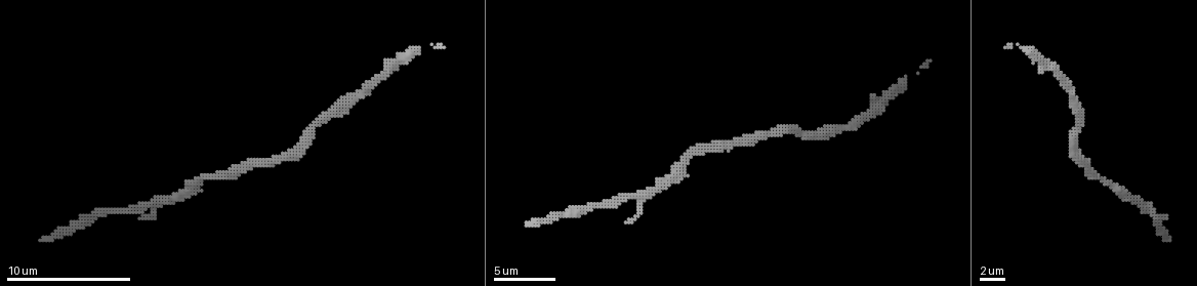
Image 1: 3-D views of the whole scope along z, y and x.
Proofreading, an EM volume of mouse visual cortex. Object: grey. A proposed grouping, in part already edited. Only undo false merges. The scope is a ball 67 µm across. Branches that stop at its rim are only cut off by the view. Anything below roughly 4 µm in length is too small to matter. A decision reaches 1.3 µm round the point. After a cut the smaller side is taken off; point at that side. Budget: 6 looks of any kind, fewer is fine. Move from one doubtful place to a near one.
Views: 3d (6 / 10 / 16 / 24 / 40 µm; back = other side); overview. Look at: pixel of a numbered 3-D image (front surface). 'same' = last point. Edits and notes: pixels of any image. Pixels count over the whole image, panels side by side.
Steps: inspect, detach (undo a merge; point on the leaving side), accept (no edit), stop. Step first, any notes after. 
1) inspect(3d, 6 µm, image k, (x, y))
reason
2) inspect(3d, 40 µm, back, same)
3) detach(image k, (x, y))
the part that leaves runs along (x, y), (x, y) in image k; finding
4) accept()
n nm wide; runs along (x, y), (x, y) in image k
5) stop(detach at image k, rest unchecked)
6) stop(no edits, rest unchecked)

inspect(3d, 10 µm, image 1, (669, 179))
narrows sharply

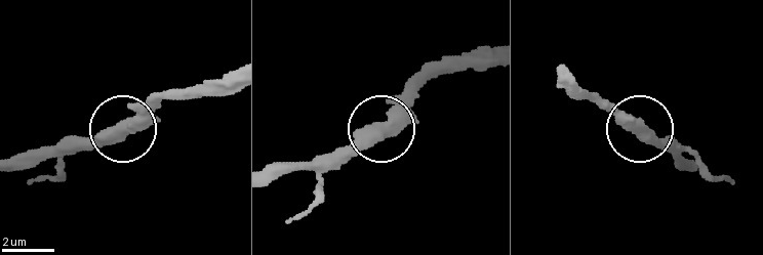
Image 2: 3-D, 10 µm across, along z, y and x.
inspect(3d, 10 µm, back, image 2, (377, 125))
from behind

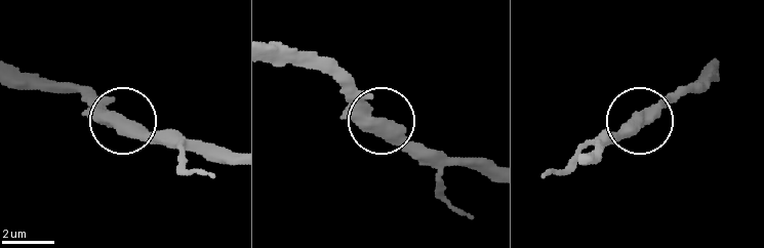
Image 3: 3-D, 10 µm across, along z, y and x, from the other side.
accept()
runs along (13, 67), (80, 87), (119, 118), (170, 139) in image 3; continuous, no second neuron

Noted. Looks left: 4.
inspect(3d, 10 µm, image 1, (743, 139))

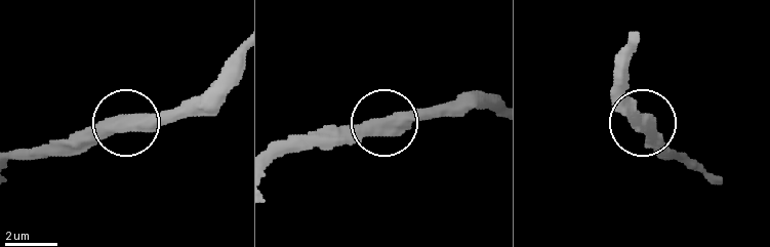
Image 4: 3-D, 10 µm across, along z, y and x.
accept()
520 nm wide; runs along (386, 125), (462, 114) in image 4; one neuron here

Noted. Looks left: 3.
inspect(3d, 6 µm, image 1, (414, 50))
thick turns thin

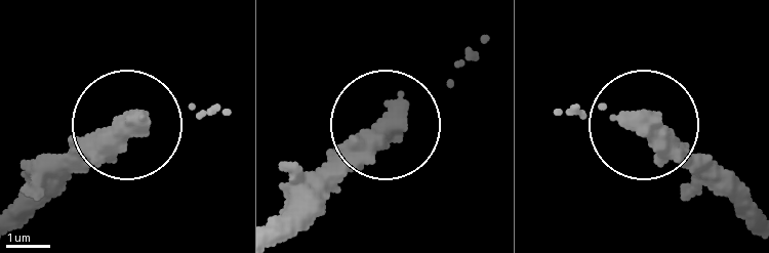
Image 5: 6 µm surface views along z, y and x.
accept()
runs along (282, 226), (392, 106), (466, 54) in image 5; all the same neuron

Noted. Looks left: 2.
stop(no edits, rest unchecked)

